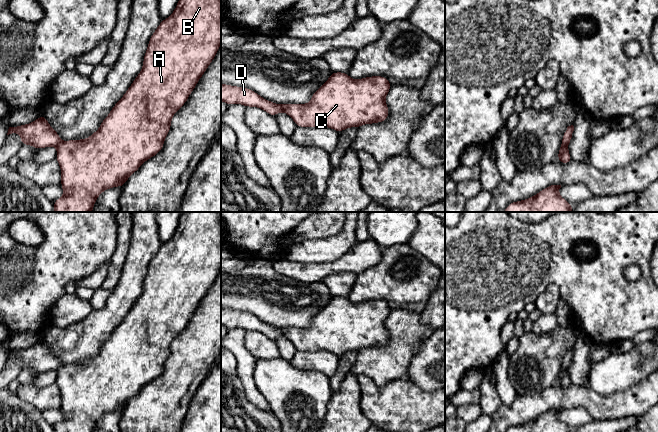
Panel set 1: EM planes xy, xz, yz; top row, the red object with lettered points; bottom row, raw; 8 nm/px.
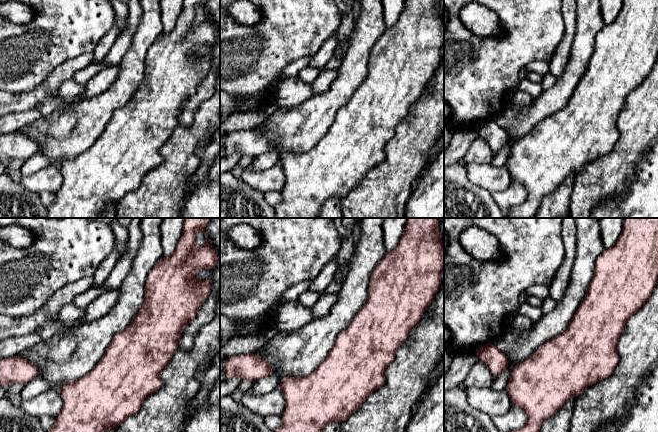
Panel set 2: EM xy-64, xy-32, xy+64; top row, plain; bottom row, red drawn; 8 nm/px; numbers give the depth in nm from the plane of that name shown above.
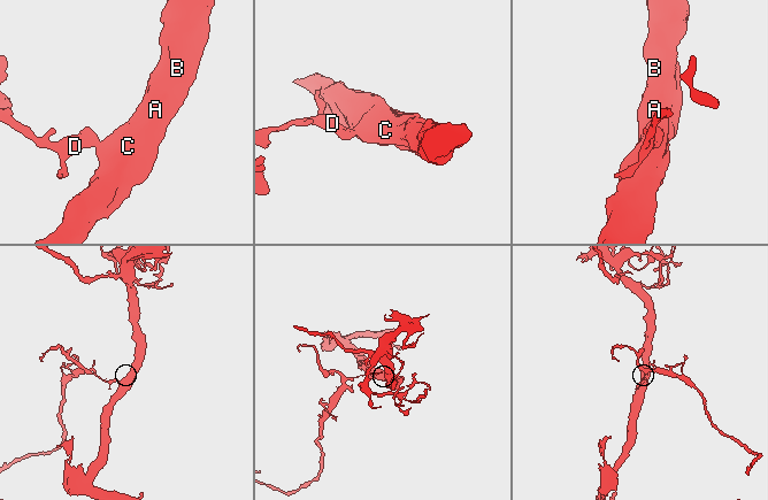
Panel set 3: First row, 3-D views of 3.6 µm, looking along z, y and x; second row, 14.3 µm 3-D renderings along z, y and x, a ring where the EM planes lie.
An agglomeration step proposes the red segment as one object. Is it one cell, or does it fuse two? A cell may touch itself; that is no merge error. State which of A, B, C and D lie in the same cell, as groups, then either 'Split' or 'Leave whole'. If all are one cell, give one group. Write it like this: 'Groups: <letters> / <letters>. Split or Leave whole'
Groups: A B C / D. Split

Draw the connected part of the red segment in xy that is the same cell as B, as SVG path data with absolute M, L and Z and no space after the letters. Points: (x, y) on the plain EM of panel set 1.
M182 212L173 237L161 245L149 263L140 297L102 344L100 352L87 363L62 365L57 369L55 383L61 392L64 419L53 426L54 432L93 432L103 415L123 411L145 385L157 379L171 353L172 341L187 326L220 269L221 212Z

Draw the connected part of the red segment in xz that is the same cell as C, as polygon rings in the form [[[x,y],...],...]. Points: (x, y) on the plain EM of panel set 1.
[[[332,296],[328,304],[316,314],[307,328],[282,328],[282,335],[289,339],[297,351],[329,351],[341,356],[350,351],[380,347],[388,343],[389,333],[385,322],[391,308],[384,300],[370,300],[353,304],[347,297]]]

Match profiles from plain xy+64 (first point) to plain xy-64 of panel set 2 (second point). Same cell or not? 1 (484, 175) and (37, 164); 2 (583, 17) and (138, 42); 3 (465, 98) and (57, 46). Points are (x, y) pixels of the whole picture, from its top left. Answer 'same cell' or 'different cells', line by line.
1: different cells
2: same cell
3: same cell

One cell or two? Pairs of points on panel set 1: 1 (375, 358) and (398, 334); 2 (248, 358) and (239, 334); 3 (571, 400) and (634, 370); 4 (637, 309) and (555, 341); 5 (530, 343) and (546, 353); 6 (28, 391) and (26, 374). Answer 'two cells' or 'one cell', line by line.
1: one cell
2: one cell
3: two cells
4: two cells
5: one cell
6: two cells

